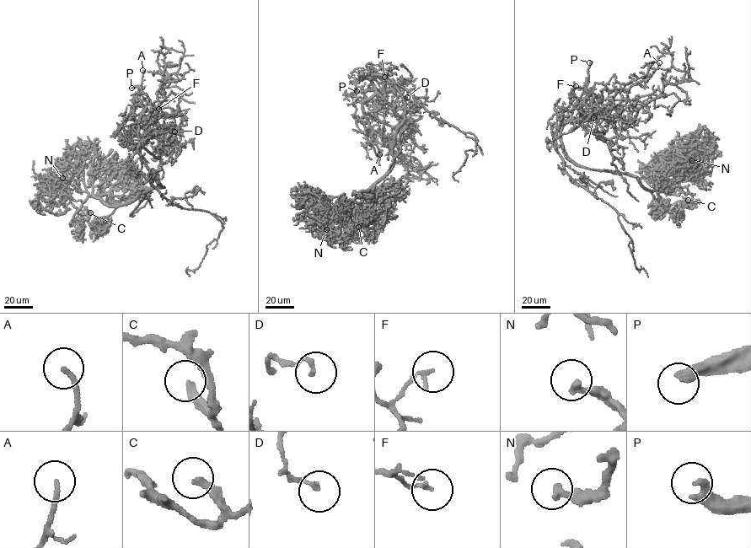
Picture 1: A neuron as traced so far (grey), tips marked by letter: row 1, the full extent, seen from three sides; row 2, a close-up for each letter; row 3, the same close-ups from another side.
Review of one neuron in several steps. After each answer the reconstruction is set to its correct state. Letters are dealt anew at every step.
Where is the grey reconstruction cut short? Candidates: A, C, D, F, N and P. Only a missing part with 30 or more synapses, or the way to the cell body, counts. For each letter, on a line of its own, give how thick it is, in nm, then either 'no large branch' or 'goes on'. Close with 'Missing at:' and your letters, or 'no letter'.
A: 160 nm thick; no large branch
C: 280 nm thick; no large branch
D: 120 nm thick; no large branch
F: 130 nm thick; no large branch
N: 280 nm thick; no large branch
P: 280 nm thick; goes on
Missing at: P

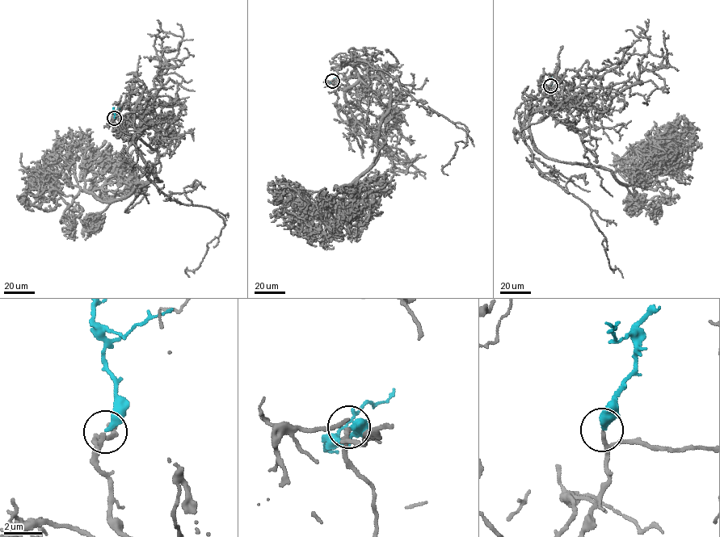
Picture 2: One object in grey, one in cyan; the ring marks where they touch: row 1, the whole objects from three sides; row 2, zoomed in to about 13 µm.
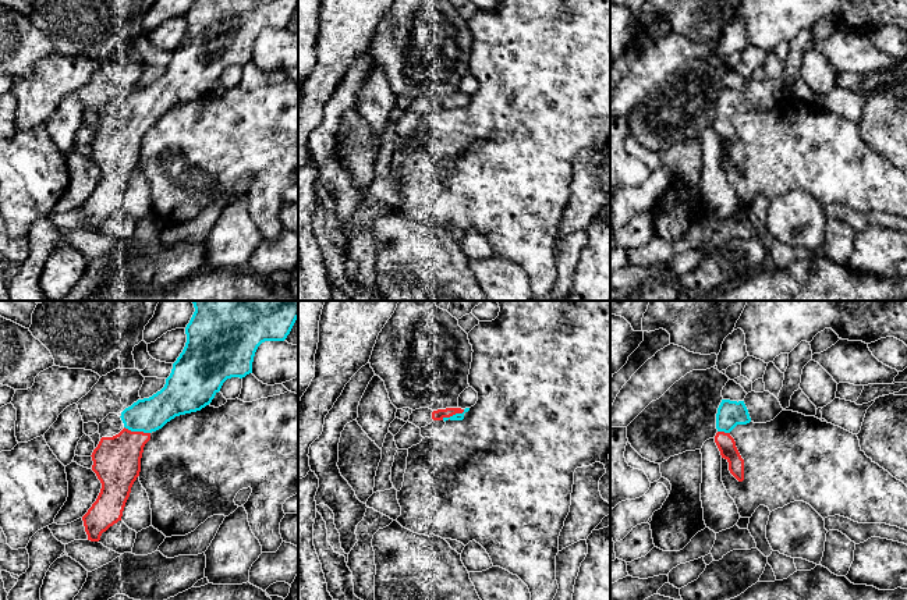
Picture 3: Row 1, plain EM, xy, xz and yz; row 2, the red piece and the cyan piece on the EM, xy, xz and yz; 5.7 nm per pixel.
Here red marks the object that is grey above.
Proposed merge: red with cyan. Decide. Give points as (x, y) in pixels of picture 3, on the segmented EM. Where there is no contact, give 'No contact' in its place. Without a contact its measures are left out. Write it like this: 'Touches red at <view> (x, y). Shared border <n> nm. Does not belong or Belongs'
Touches red at xz (453, 414). Shared border 150 nm. Belongs

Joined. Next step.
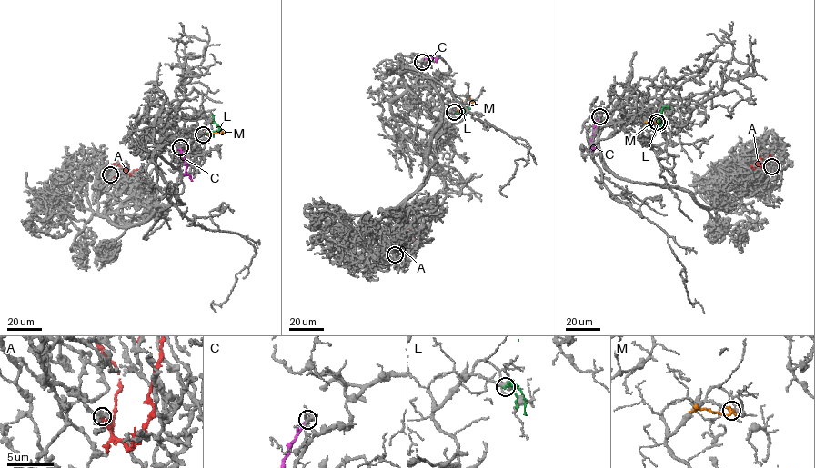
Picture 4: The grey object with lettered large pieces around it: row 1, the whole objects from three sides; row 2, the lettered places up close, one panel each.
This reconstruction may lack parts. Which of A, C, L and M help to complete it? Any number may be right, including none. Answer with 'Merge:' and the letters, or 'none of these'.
Merge: A

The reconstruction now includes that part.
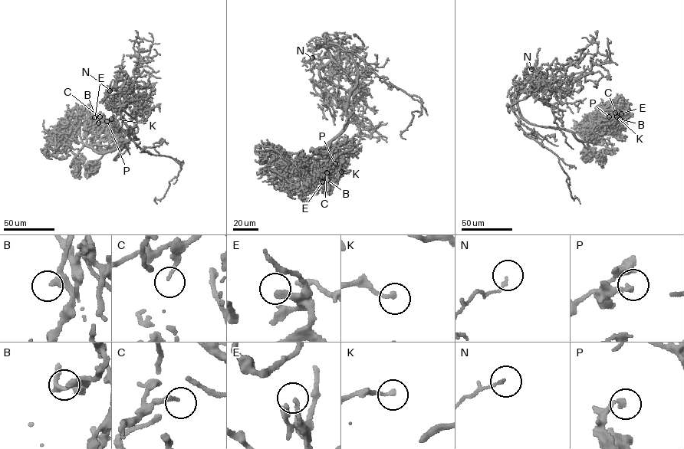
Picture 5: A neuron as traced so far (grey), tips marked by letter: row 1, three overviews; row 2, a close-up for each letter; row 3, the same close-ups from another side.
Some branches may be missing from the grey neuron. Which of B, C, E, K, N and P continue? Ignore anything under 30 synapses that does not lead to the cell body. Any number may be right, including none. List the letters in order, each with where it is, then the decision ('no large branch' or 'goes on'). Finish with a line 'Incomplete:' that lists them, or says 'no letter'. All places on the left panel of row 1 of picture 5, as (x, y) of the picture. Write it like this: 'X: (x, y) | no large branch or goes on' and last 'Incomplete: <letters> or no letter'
B: (98, 122) | no large branch
C: (100, 116) | no large branch
E: (94, 117) | no large branch
K: (111, 119) | no large branch
N: (110, 90) | no large branch
P: (106, 121) | no large branch
Incomplete: no letter

